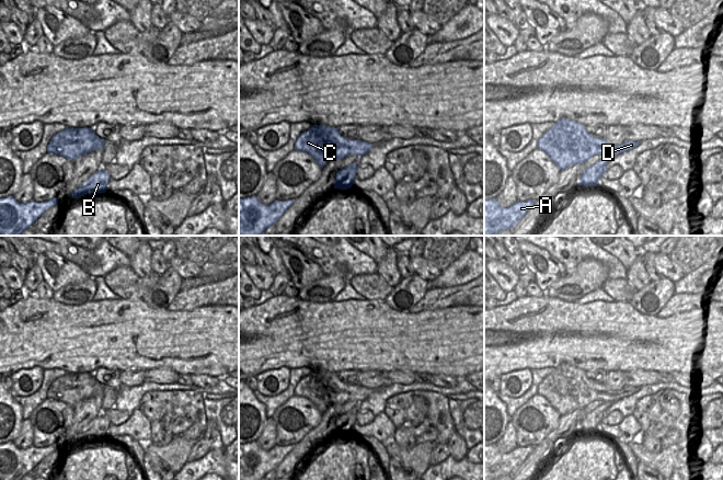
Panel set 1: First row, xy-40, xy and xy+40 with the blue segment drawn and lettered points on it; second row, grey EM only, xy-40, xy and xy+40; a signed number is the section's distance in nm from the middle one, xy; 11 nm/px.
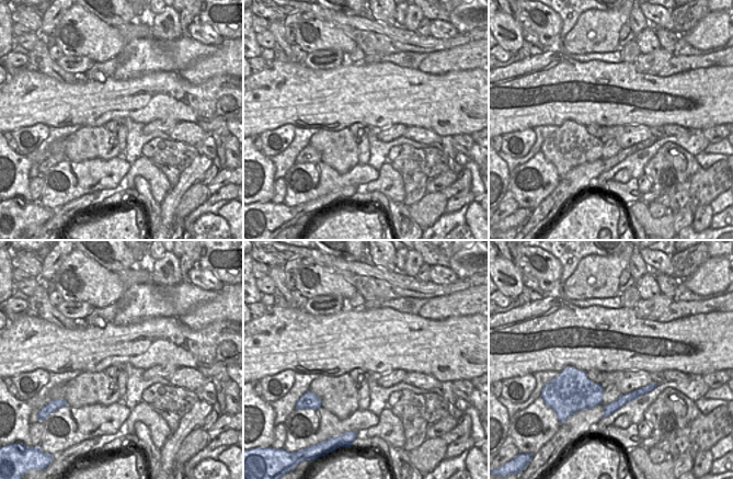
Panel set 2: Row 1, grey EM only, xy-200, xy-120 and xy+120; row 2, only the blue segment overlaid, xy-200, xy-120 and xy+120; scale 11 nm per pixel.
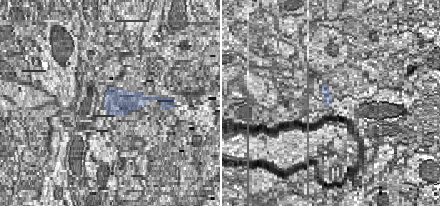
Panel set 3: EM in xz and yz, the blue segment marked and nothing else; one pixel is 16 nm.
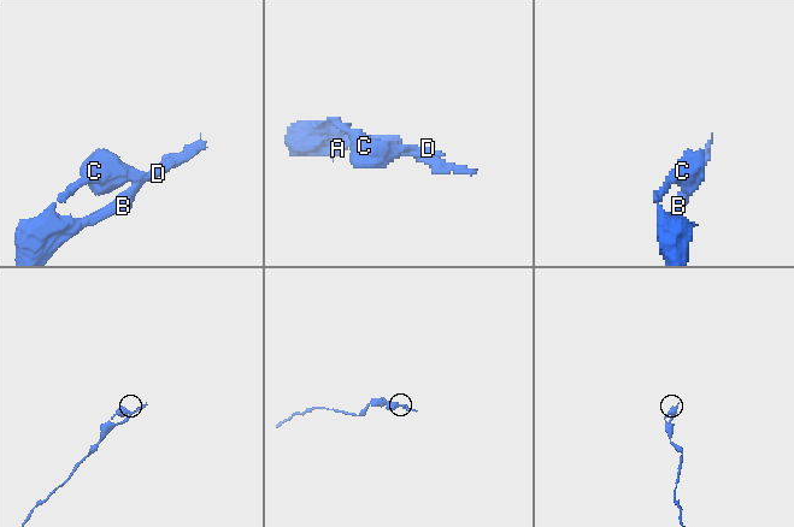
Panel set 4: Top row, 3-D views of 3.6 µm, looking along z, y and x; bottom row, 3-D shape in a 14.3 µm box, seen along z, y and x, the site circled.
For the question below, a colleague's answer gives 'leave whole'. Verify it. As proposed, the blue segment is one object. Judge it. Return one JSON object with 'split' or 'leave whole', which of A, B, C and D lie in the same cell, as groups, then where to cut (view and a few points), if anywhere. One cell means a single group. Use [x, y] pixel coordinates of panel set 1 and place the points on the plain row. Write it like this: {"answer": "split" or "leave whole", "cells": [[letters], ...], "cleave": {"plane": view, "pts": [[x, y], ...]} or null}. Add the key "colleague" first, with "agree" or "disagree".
{"colleague": "disagree", "answer": "split", "cells": [["A", "B", "D"], ["C"]], "cleave": {"plane": "xy+40", "pts": [[605, 387], [609, 397], [608, 403]]}}

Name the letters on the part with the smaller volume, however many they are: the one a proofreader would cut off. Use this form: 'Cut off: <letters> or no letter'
Cut off: C.

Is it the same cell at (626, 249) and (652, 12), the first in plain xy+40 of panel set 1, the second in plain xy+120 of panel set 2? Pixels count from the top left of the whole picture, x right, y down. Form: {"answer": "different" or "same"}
{"answer": "different"}

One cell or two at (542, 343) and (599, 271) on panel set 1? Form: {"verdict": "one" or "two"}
{"verdict": "two"}

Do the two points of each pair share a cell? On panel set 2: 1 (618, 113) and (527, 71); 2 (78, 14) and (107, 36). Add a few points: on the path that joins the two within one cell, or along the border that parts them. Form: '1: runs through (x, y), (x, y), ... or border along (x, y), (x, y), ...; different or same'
1: runs through (595, 102), (584, 92), (550, 89); same
2: runs through (86, 22), (100, 36); same

